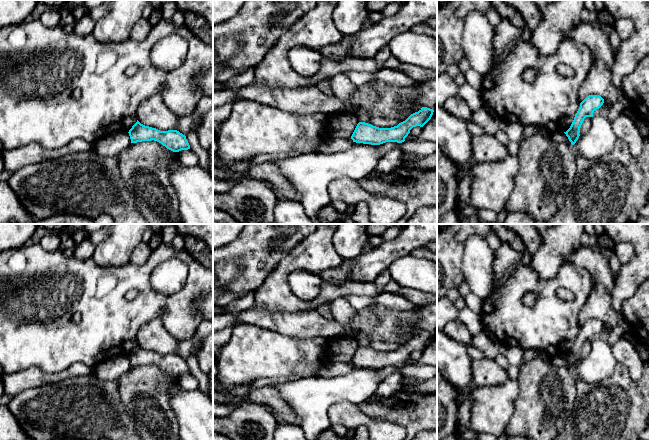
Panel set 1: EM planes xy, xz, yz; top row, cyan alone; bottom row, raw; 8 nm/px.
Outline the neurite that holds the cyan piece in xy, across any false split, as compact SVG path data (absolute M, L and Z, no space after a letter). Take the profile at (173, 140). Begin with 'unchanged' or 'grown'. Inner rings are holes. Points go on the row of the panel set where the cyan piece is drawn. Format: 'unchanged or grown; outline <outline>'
unchanged; outline M137 120L128 133L131 143L154 140L173 152L190 149L186 136L177 130L160 131Z

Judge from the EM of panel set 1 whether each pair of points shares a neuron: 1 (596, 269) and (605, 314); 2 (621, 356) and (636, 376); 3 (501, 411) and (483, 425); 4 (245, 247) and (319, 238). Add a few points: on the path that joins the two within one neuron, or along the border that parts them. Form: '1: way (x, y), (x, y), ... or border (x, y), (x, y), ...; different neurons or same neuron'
1: way (601, 280), (601, 303); same neuron
2: way (626, 360), (635, 371); same neuron
3: way (497, 411), (487, 421); same neuron
4: border (310, 234), (285, 256); different neurons

